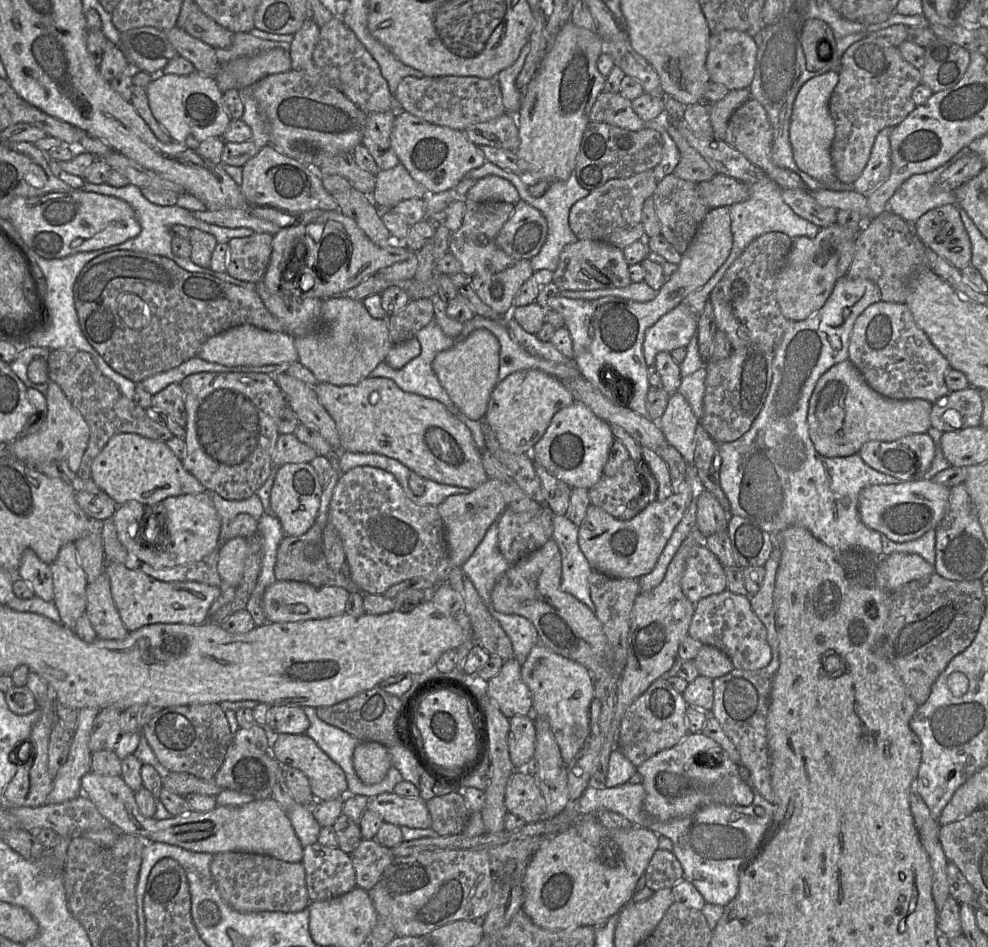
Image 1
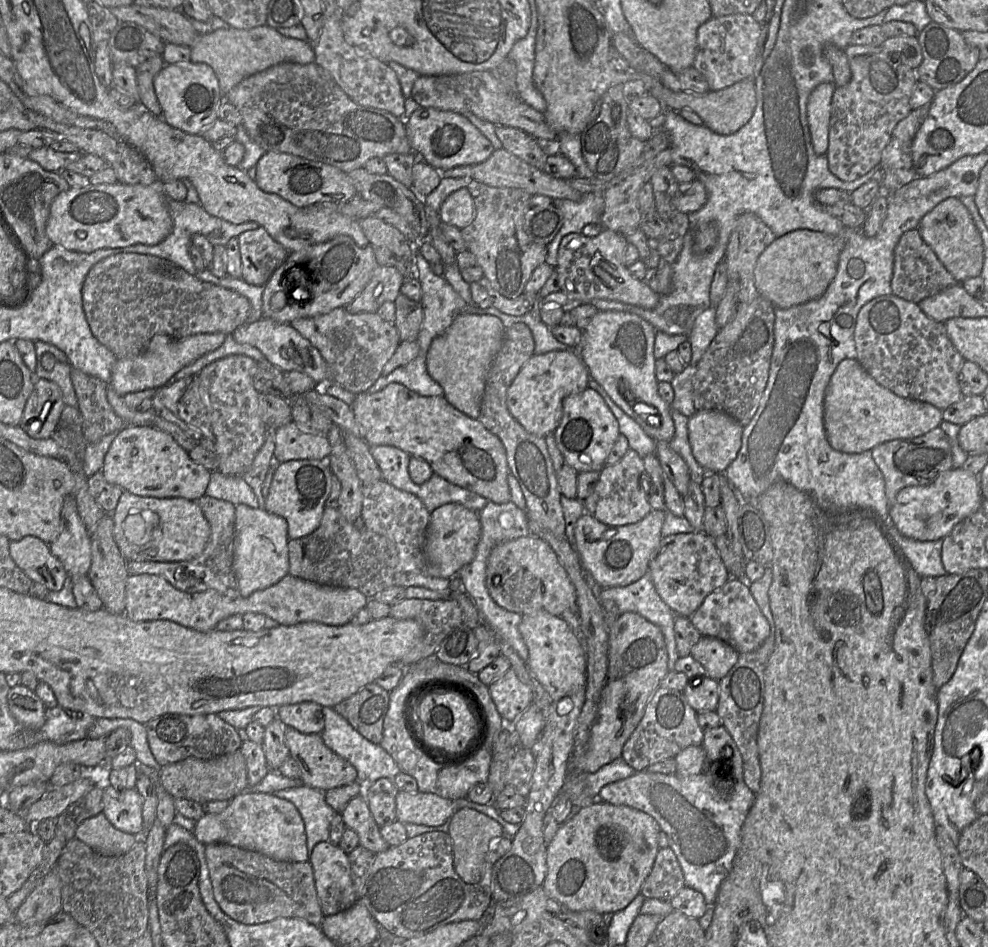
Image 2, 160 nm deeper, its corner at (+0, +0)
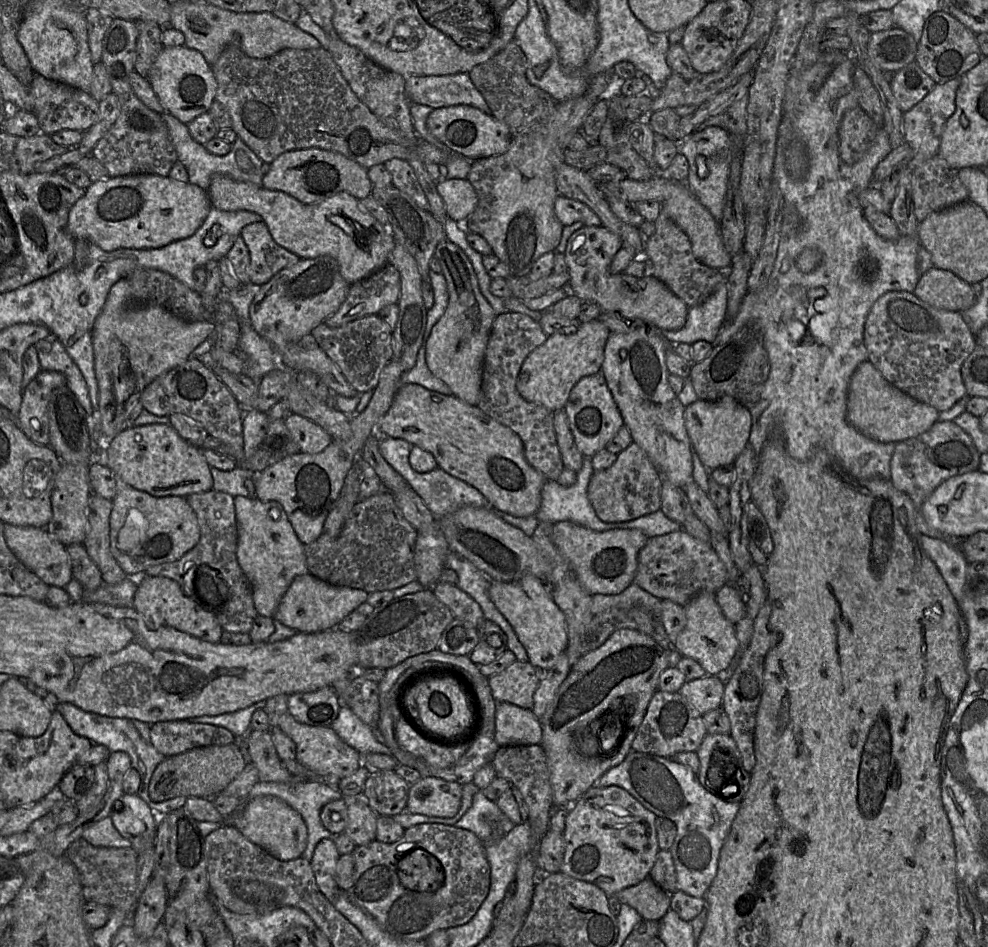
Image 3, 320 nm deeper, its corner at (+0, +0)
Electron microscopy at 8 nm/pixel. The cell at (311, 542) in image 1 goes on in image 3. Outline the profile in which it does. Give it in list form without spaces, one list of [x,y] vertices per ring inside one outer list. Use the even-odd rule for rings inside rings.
[[[384,490],[355,504],[339,536],[331,537],[323,532],[314,542],[304,546],[307,571],[334,586],[361,589],[367,593],[393,591],[417,580],[414,564],[417,535],[417,529],[405,519],[398,508],[393,493]]]

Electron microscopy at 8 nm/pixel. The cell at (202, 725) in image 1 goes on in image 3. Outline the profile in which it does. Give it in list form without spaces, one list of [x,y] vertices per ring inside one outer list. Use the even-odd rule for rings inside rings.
[[[188,720],[159,721],[150,727],[151,744],[166,758],[194,748],[223,746],[237,740],[225,727]]]

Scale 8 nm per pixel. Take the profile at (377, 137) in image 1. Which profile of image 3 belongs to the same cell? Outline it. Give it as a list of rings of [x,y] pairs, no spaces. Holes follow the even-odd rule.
[[[393,158],[386,161],[384,165],[392,176],[392,184],[409,195],[421,209],[429,211],[428,200],[409,162]]]

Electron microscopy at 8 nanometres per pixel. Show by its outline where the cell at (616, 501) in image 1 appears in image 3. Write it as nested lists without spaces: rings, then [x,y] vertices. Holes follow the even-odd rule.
[[[634,442],[617,454],[615,462],[608,468],[592,474],[588,488],[588,499],[597,515],[605,523],[627,522],[660,509],[661,474],[655,469],[645,452]]]

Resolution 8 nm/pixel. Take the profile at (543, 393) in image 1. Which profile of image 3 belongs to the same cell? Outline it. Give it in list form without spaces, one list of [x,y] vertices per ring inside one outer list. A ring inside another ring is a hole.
[[[598,319],[580,323],[572,334],[552,334],[524,360],[516,380],[516,389],[528,402],[551,411],[563,409],[573,386],[585,376],[600,371],[610,330]]]

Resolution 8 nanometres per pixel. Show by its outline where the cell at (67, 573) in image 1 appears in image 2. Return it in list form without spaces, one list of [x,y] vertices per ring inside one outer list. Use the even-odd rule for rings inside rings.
[[[75,496],[65,498],[60,514],[60,532],[50,552],[63,565],[69,578],[87,575],[91,566],[91,535],[77,509]]]

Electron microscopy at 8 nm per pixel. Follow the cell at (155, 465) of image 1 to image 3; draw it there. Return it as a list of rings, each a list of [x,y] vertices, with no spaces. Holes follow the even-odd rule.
[[[171,425],[125,427],[107,449],[107,466],[128,485],[152,496],[188,497],[213,488],[211,467],[202,450],[180,437]]]

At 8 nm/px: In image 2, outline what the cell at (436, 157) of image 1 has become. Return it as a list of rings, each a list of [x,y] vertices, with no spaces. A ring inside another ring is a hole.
[[[420,107],[412,113],[405,127],[414,153],[440,172],[484,162],[495,151],[491,141],[467,117],[456,112]]]

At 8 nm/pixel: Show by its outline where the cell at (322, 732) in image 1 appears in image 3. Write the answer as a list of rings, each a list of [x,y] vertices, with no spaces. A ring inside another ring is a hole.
[[[342,704],[337,718],[330,727],[346,744],[355,748],[362,756],[368,753],[391,755],[390,749],[375,738],[370,726],[356,716],[347,705]]]

